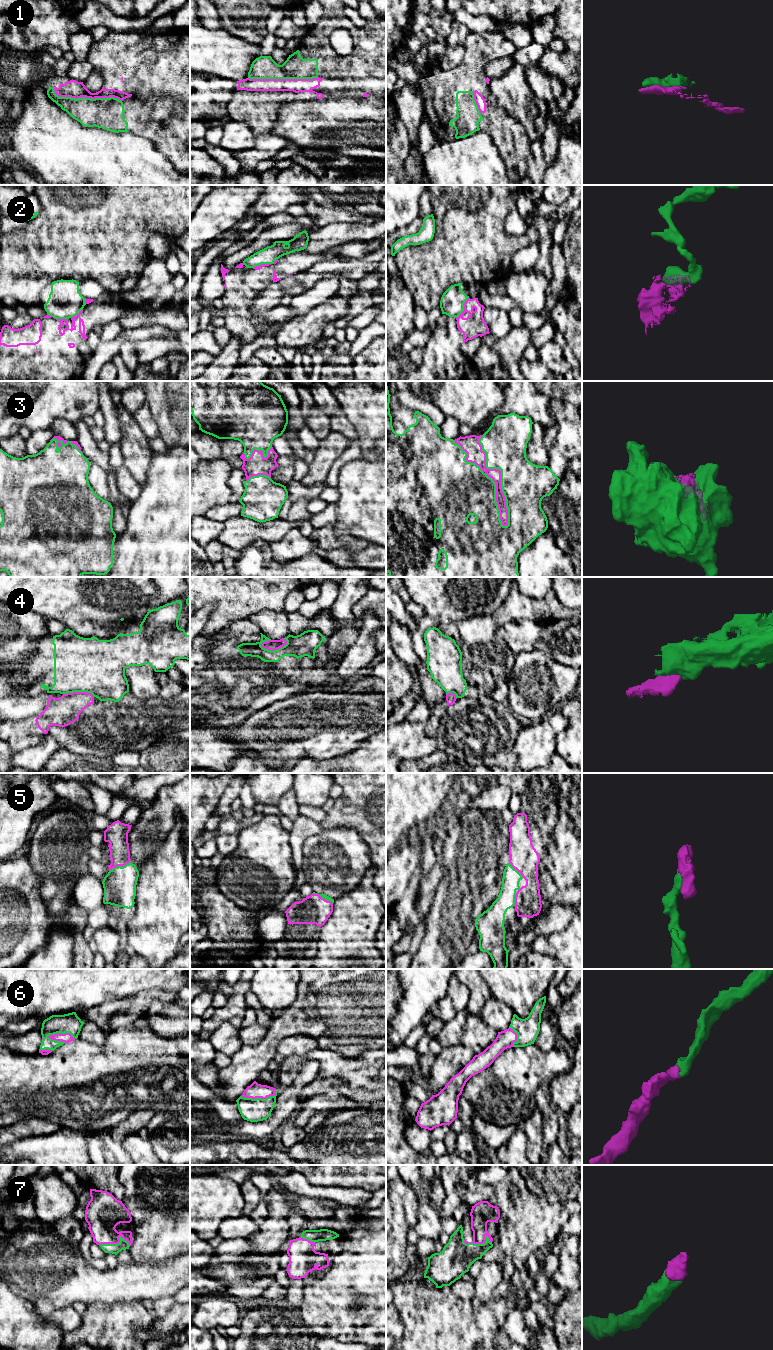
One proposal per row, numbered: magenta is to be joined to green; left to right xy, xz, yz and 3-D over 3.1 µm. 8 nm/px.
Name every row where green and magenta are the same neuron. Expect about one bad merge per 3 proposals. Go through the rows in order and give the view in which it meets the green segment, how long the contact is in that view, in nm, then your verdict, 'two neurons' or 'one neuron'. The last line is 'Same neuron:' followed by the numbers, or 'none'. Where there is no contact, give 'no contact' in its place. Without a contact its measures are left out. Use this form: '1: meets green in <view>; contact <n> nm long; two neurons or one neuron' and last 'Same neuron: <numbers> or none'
1: meets green in xy; contact 550 nm long; one neuron
2: meets green in yz; contact 200 nm long; two neurons
3: meets green in yz; contact 750 nm long; one neuron
4: meets green in xz; contact 220 nm long; two neurons
5: meets green in xy; contact 200 nm long; one neuron
6: meets green in xy; contact 240 nm long; one neuron
7: meets green in yz; contact 240 nm long; one neuron
Same neuron: 1, 3, 5, 6, 7

